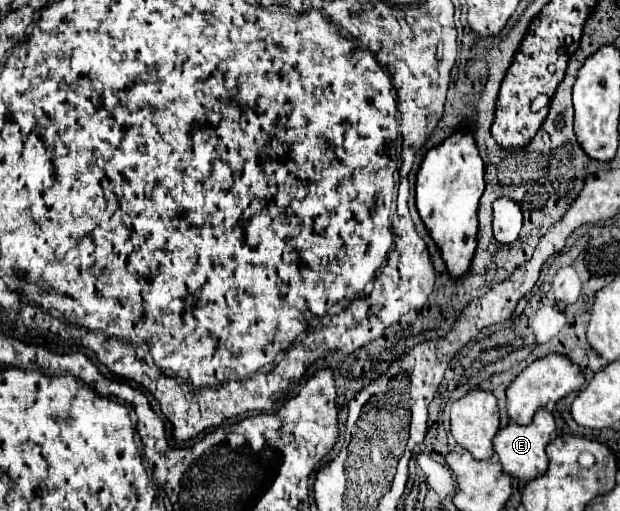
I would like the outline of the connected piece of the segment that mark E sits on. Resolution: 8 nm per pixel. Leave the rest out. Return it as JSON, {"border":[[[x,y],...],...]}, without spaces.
{"border":[[[537,409],[535,417],[529,425],[517,425],[511,421],[507,427],[499,429],[493,439],[493,447],[501,459],[503,471],[509,473],[511,477],[519,477],[519,479],[527,479],[527,481],[543,475],[547,471],[547,463],[549,463],[545,447],[551,441],[553,431],[555,431],[555,419],[547,409]]]}

